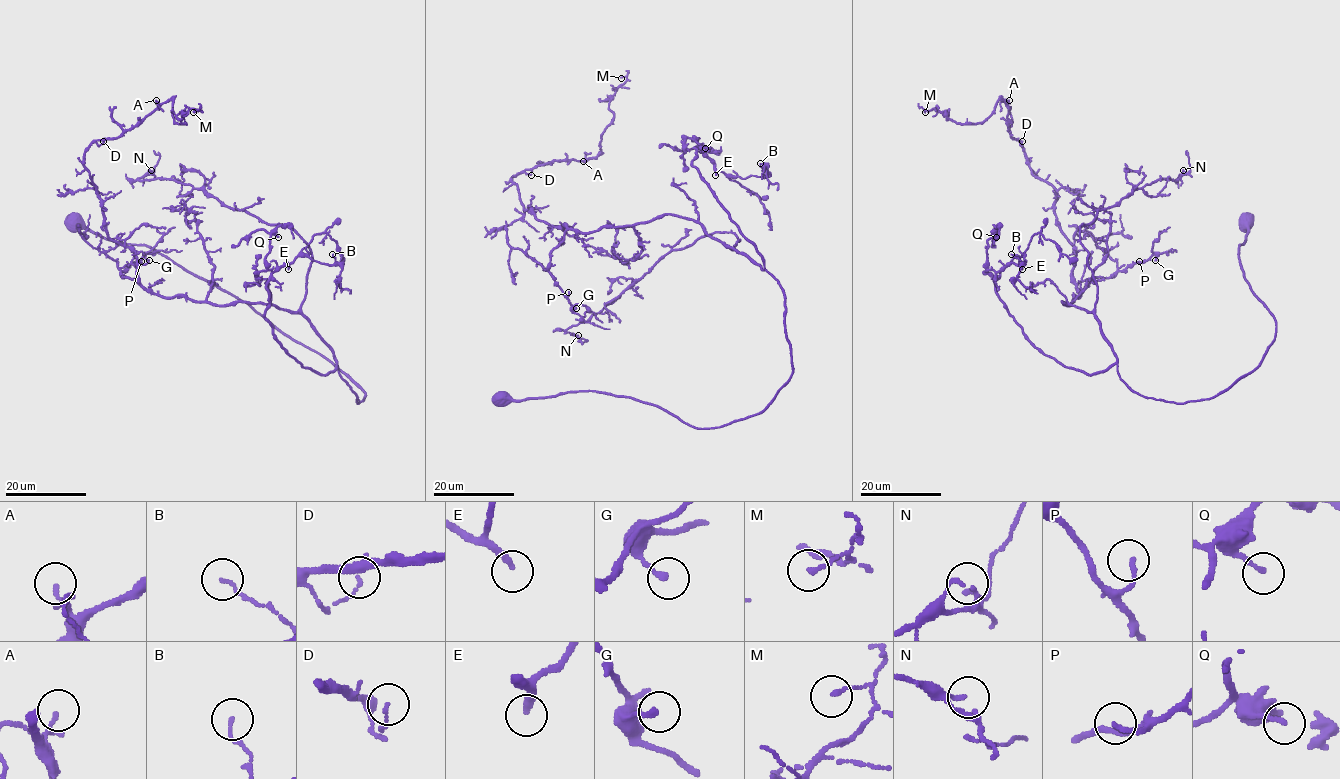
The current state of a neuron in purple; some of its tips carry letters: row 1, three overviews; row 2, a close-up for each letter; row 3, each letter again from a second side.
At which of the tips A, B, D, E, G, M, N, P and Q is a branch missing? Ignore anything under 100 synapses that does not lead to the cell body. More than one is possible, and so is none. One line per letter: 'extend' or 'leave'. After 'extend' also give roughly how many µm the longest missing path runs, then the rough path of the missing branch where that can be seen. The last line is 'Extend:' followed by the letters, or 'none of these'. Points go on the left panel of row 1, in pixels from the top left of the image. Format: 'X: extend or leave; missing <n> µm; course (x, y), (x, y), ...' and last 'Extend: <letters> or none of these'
A: leave
B: leave
D: leave
E: extend; missing 40 µm; course (288, 269), (281, 274), (281, 280), (298, 289), (306, 309), (304, 343), (298, 348), (286, 349), (279, 345)
G: leave
M: leave
N: leave
P: leave
Q: leave
Extend: E

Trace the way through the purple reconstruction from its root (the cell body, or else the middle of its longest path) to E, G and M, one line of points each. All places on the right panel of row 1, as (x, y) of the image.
E: (1246, 221), (1239, 263), (1275, 336), (1209, 398), (1045, 355), (996, 290), (1022, 269)
G: (1246, 221), (1239, 263), (1275, 336), (1209, 398), (1138, 394), (1094, 314), (1061, 302), (1155, 260)
M: (1246, 221), (1261, 362), (1144, 397), (1061, 302), (1076, 249), (1005, 102), (925, 112)

